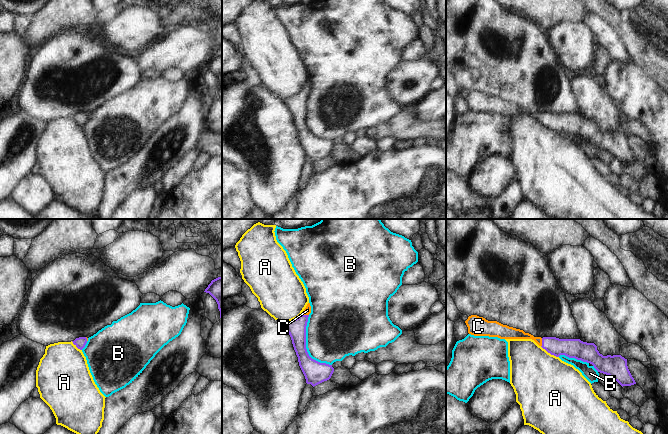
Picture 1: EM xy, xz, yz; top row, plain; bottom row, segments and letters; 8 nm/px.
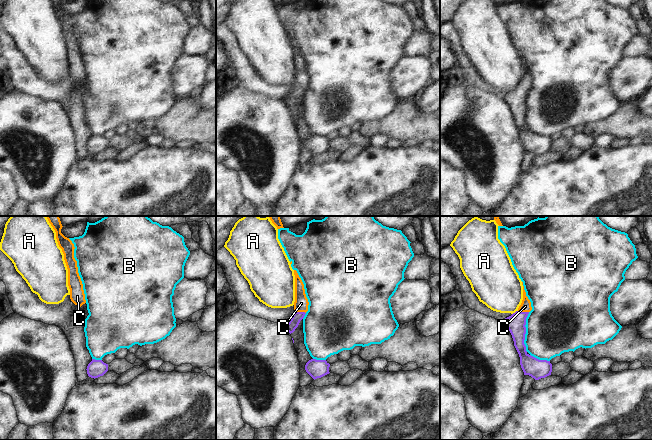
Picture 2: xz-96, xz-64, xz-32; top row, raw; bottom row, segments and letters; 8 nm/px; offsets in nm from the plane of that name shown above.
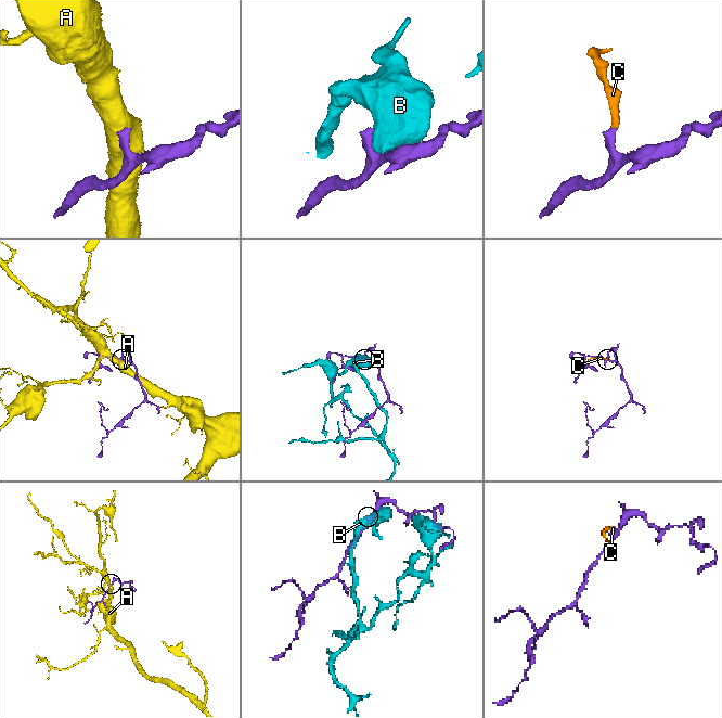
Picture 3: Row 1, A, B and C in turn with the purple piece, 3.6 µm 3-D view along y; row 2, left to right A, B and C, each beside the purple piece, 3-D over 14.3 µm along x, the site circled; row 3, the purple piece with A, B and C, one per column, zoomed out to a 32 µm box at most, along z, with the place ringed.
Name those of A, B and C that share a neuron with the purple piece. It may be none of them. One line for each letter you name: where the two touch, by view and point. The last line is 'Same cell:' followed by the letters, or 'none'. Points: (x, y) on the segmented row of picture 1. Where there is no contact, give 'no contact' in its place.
C: yz (542, 342)
Same cell: C

